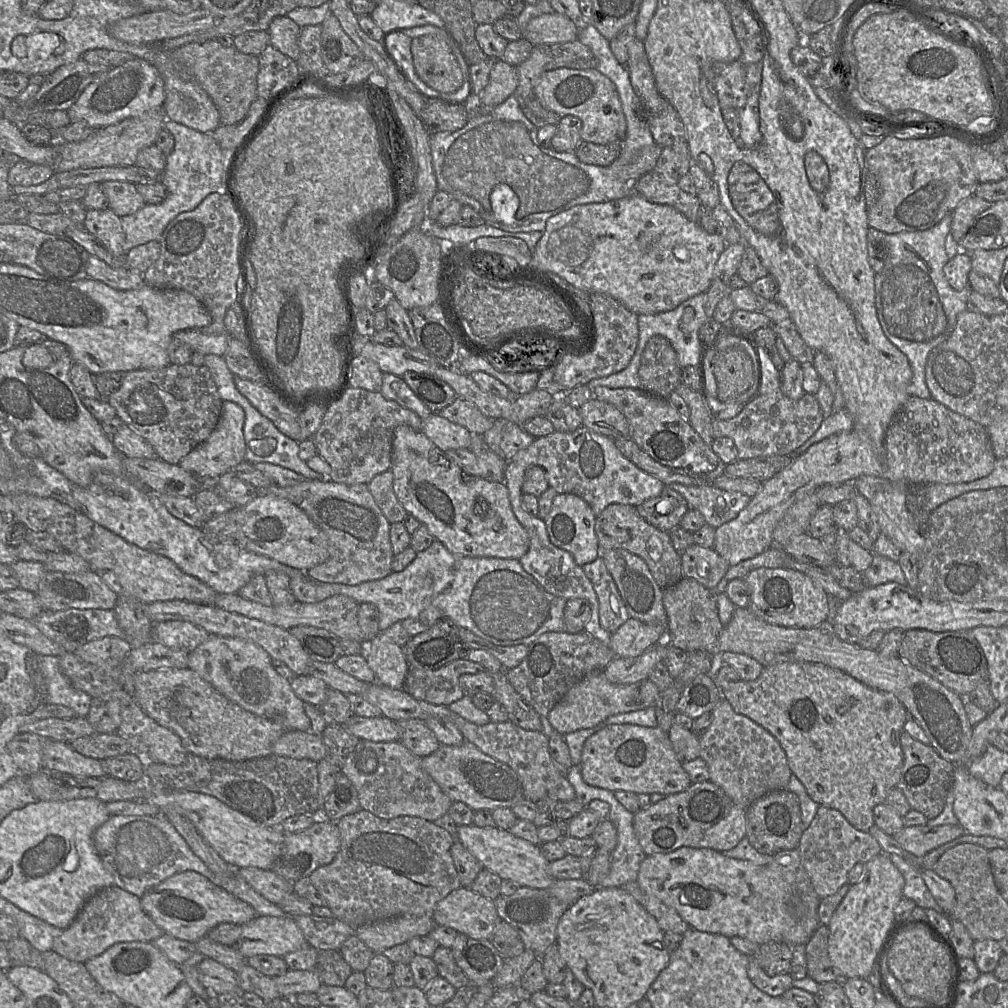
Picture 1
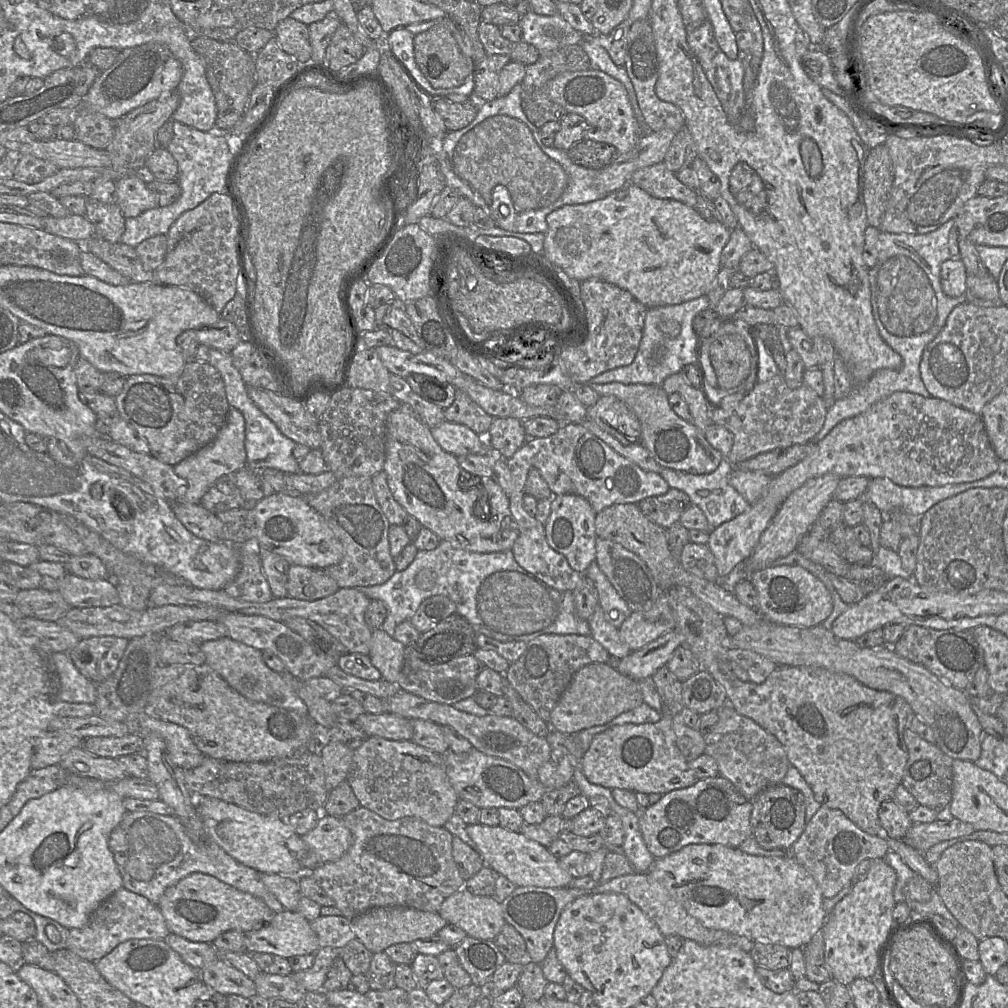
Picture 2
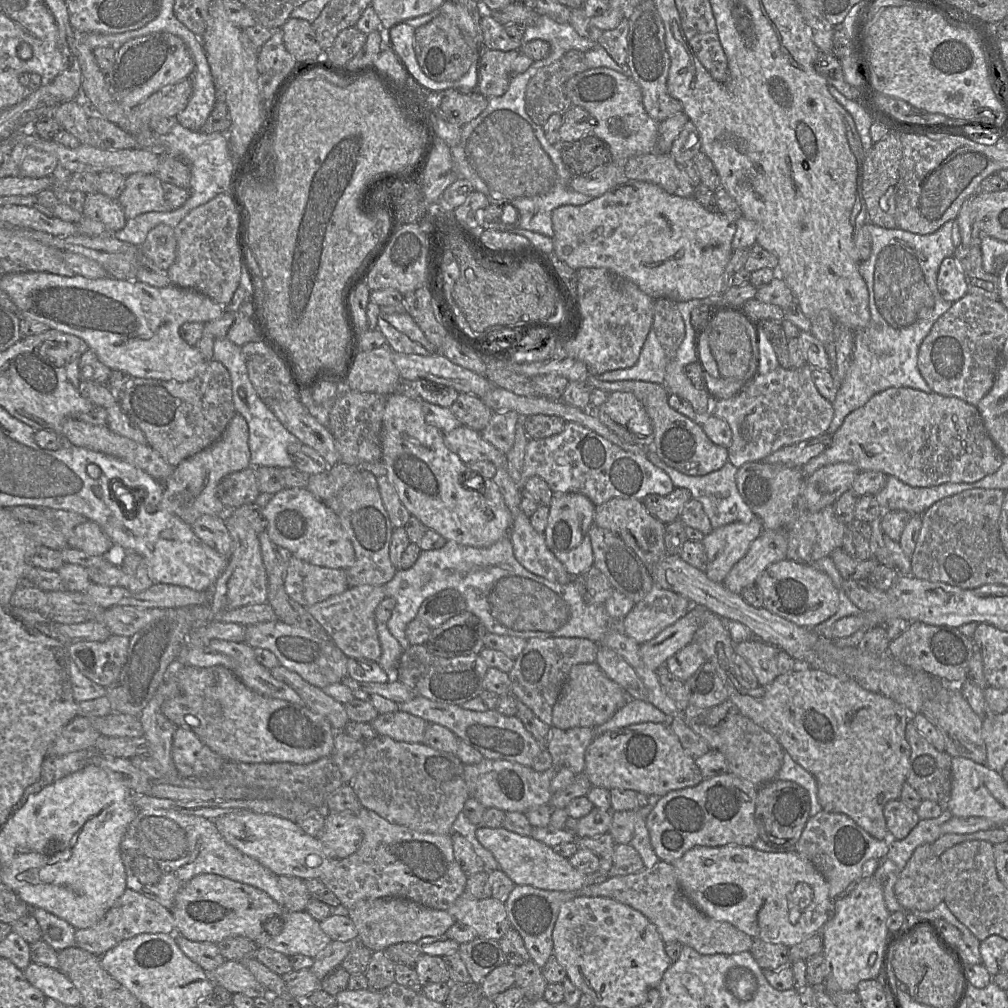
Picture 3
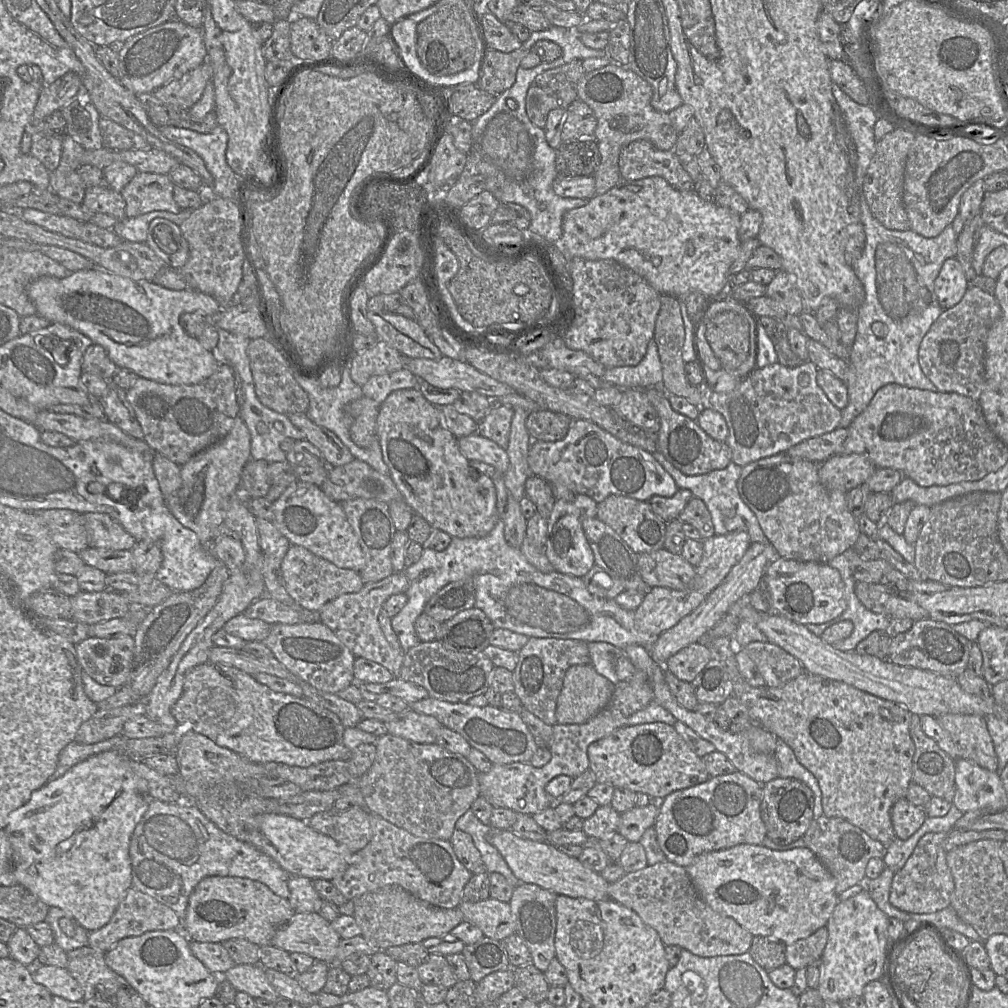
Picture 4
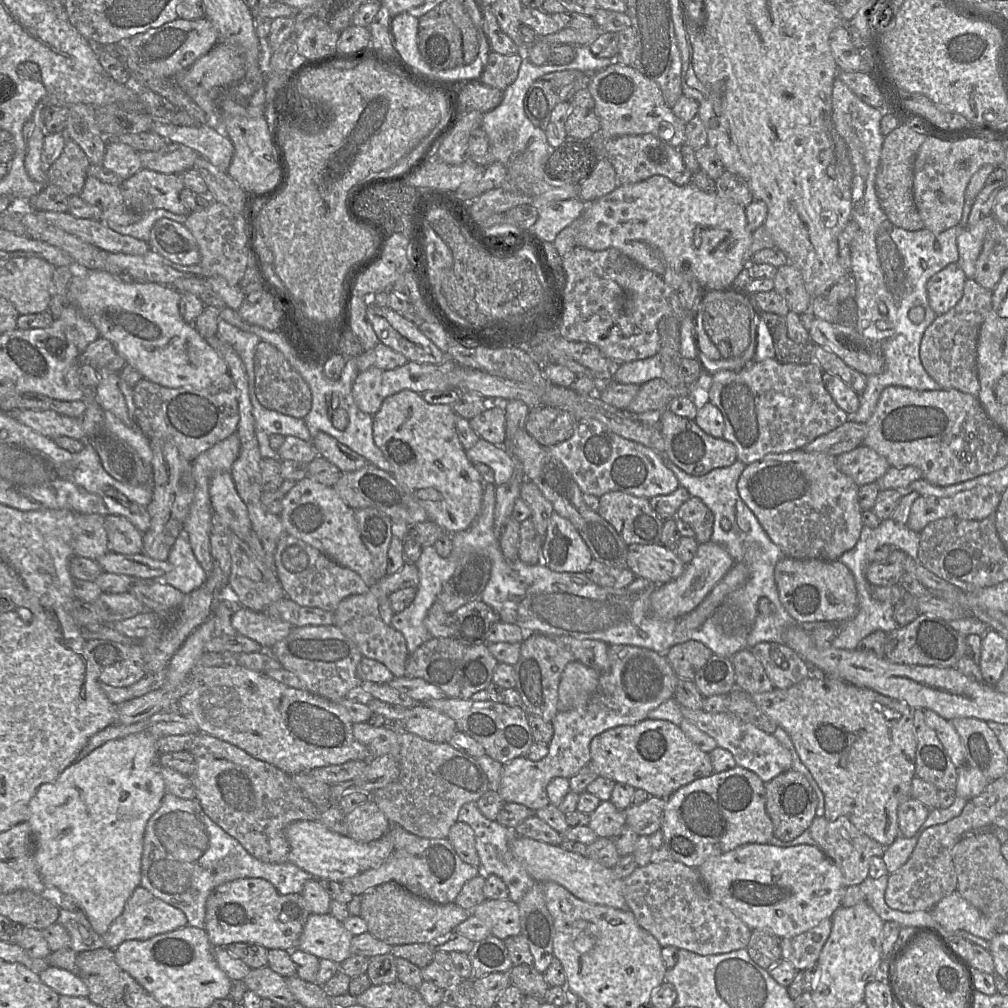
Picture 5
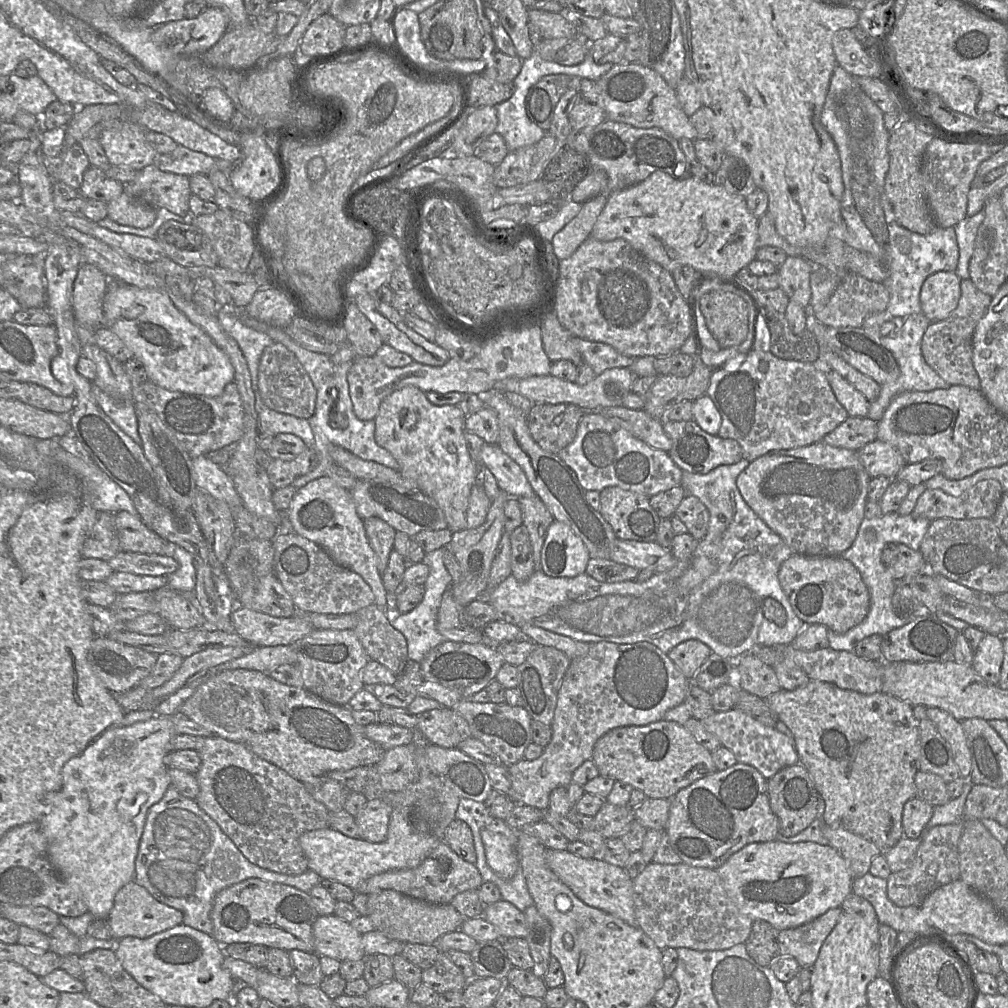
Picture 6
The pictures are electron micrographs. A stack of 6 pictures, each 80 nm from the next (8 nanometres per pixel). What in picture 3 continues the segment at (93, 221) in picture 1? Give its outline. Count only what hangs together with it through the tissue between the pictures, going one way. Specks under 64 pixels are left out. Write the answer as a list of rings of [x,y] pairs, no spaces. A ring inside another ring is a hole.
[[[100,192],[86,195],[82,214],[103,223],[107,234],[122,230],[127,222],[118,199],[111,199]]]

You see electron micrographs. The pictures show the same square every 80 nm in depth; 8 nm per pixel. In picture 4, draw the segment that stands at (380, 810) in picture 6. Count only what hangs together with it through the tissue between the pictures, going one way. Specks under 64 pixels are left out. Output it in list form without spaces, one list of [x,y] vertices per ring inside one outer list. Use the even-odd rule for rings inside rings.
[[[365,807],[335,812],[331,837],[353,854],[363,849],[372,838],[370,814]]]

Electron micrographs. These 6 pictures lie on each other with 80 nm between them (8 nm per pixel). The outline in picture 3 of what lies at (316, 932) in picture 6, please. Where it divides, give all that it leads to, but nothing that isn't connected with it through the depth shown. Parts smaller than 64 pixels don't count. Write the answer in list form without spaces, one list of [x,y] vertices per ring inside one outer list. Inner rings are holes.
[[[305,910],[286,911],[281,933],[271,936],[263,932],[255,942],[258,947],[269,948],[288,957],[300,954],[315,958],[331,941],[321,929],[320,922]]]

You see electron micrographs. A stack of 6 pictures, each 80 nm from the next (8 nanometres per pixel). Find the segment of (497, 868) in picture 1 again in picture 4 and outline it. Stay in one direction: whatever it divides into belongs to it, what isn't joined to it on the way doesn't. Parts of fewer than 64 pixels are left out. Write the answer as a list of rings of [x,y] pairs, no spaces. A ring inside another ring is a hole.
[[[492,829],[487,834],[487,841],[499,851],[520,883],[535,884],[556,895],[572,898],[609,899],[609,883],[599,873],[585,867],[578,858],[559,851],[557,846],[521,838],[511,830],[502,829]]]

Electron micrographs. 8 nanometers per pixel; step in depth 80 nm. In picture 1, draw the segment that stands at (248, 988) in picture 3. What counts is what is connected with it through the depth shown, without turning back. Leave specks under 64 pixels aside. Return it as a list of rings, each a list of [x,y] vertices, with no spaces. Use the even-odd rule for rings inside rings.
[[[205,958],[197,966],[198,979],[210,994],[239,992],[237,973],[222,964]]]

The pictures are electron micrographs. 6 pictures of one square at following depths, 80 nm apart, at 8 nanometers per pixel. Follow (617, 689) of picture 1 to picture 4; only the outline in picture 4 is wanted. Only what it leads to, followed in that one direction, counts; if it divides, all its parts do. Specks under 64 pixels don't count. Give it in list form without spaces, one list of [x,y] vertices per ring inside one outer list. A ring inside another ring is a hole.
[[[590,663],[569,667],[556,702],[556,722],[558,724],[583,724],[587,722],[608,704],[614,689],[615,684],[600,675]]]

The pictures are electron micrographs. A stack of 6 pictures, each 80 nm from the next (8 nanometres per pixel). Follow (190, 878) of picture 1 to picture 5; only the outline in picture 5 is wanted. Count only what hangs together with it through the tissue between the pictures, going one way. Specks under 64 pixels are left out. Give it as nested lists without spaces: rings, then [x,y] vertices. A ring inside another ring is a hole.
[[[242,878],[221,884],[210,893],[204,929],[214,947],[240,942],[291,951],[297,948],[310,914],[301,894],[282,895],[265,879]]]

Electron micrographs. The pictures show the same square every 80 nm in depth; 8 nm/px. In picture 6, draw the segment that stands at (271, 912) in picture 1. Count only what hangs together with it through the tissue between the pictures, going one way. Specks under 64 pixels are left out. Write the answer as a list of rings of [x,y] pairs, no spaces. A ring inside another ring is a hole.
[[[170,785],[161,800],[148,810],[135,860],[133,881],[146,888],[159,902],[181,911],[182,924],[212,934],[211,911],[216,895],[222,889],[249,878],[290,885],[305,893],[310,893],[312,888],[321,884],[323,880],[316,872],[309,869],[300,875],[286,875],[251,863],[219,825],[198,806],[196,799],[183,796]]]

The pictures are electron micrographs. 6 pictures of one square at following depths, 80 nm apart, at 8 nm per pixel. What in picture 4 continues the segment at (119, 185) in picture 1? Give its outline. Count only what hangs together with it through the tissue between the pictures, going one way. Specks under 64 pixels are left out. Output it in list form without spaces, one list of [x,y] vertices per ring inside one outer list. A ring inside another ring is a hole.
[[[138,172],[121,191],[126,203],[126,217],[134,218],[152,211],[167,211],[178,214],[182,209],[173,198],[174,186],[168,175]]]

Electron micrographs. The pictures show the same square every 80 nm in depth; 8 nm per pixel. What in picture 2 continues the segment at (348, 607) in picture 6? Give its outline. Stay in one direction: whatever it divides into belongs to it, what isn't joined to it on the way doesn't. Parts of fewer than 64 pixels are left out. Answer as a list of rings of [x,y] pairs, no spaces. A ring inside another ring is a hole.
[[[290,565],[287,580],[288,596],[298,600],[315,601],[334,594],[340,589],[338,583],[324,569]]]

